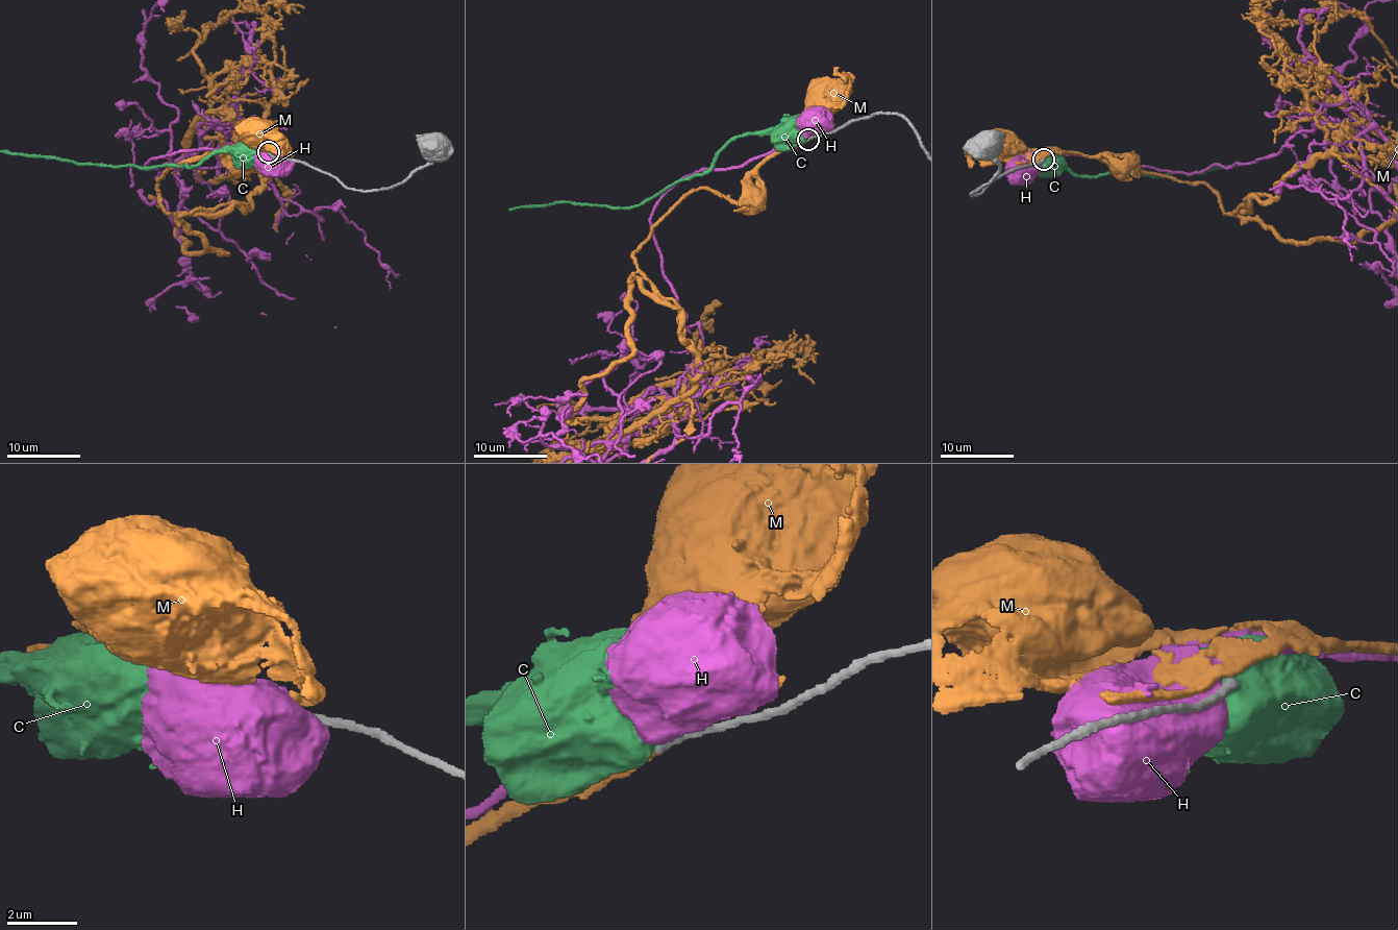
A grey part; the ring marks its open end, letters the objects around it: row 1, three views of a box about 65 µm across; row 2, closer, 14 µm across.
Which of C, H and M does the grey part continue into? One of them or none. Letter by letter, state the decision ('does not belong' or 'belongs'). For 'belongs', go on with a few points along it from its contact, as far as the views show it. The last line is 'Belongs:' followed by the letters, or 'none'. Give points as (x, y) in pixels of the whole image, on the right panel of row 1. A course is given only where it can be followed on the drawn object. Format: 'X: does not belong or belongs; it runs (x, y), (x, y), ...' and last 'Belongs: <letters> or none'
C: does not belong
H: does not belong
M: does not belong
Belongs: none

